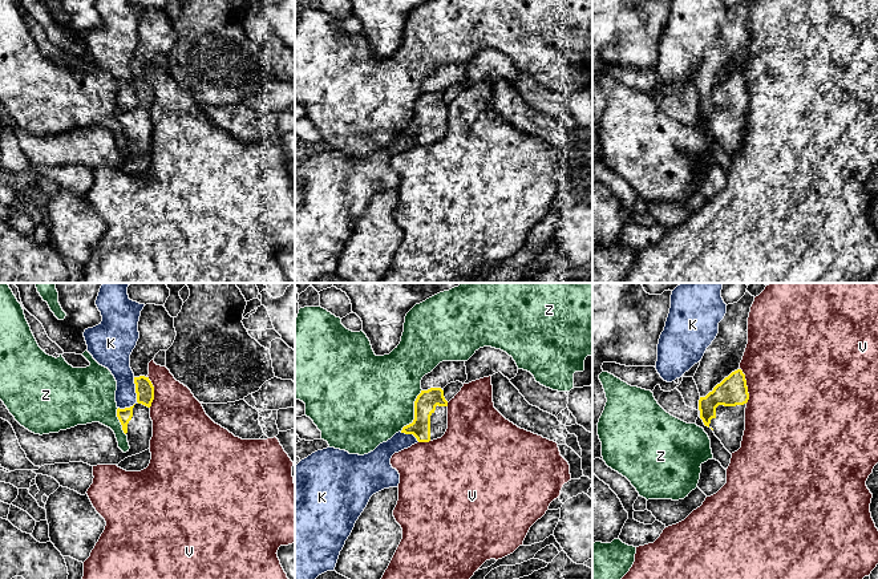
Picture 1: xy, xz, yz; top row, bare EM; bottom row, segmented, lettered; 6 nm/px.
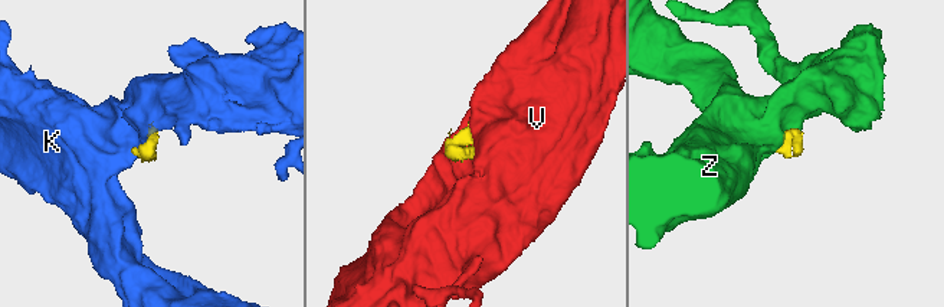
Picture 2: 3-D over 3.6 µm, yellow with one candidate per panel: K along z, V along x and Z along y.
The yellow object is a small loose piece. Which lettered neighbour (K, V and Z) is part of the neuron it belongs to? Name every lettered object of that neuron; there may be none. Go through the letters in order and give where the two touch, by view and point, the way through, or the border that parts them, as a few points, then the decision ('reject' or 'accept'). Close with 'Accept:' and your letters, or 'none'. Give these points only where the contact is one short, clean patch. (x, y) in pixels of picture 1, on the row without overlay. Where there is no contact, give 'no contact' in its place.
K: contact xy (137, 100); border xy (134, 80), (136, 104), (120, 112); reject
V: contact yz (745, 88); reject
Z: contact xz (415, 114); border xz (421, 92), (415, 104), (415, 121), (400, 133); reject
Accept: none

